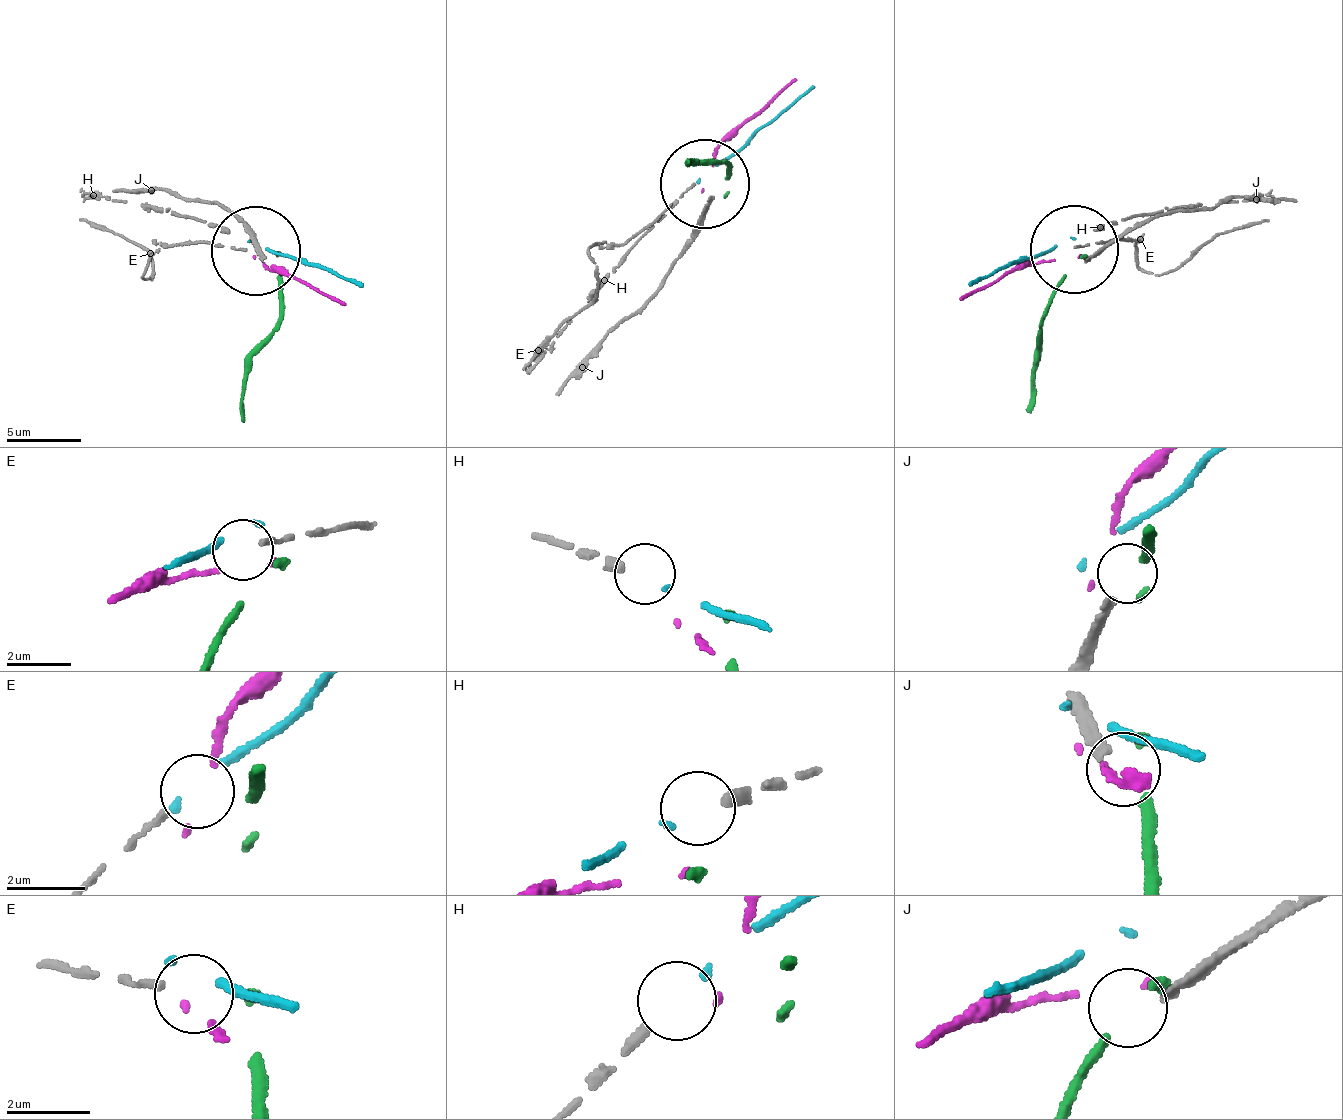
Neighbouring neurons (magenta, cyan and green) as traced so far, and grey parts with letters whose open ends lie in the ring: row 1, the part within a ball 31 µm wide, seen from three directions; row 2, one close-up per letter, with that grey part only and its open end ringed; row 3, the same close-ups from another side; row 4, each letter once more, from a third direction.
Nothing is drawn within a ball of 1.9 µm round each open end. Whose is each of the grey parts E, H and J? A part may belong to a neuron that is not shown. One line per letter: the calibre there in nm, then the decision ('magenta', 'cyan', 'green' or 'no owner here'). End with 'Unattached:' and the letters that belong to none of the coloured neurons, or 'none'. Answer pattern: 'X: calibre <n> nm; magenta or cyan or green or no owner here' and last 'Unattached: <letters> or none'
E: calibre 150 nm; no owner here
H: calibre 300 nm; no owner here
J: calibre 200 nm; no owner here
Unattached: E, H, J

